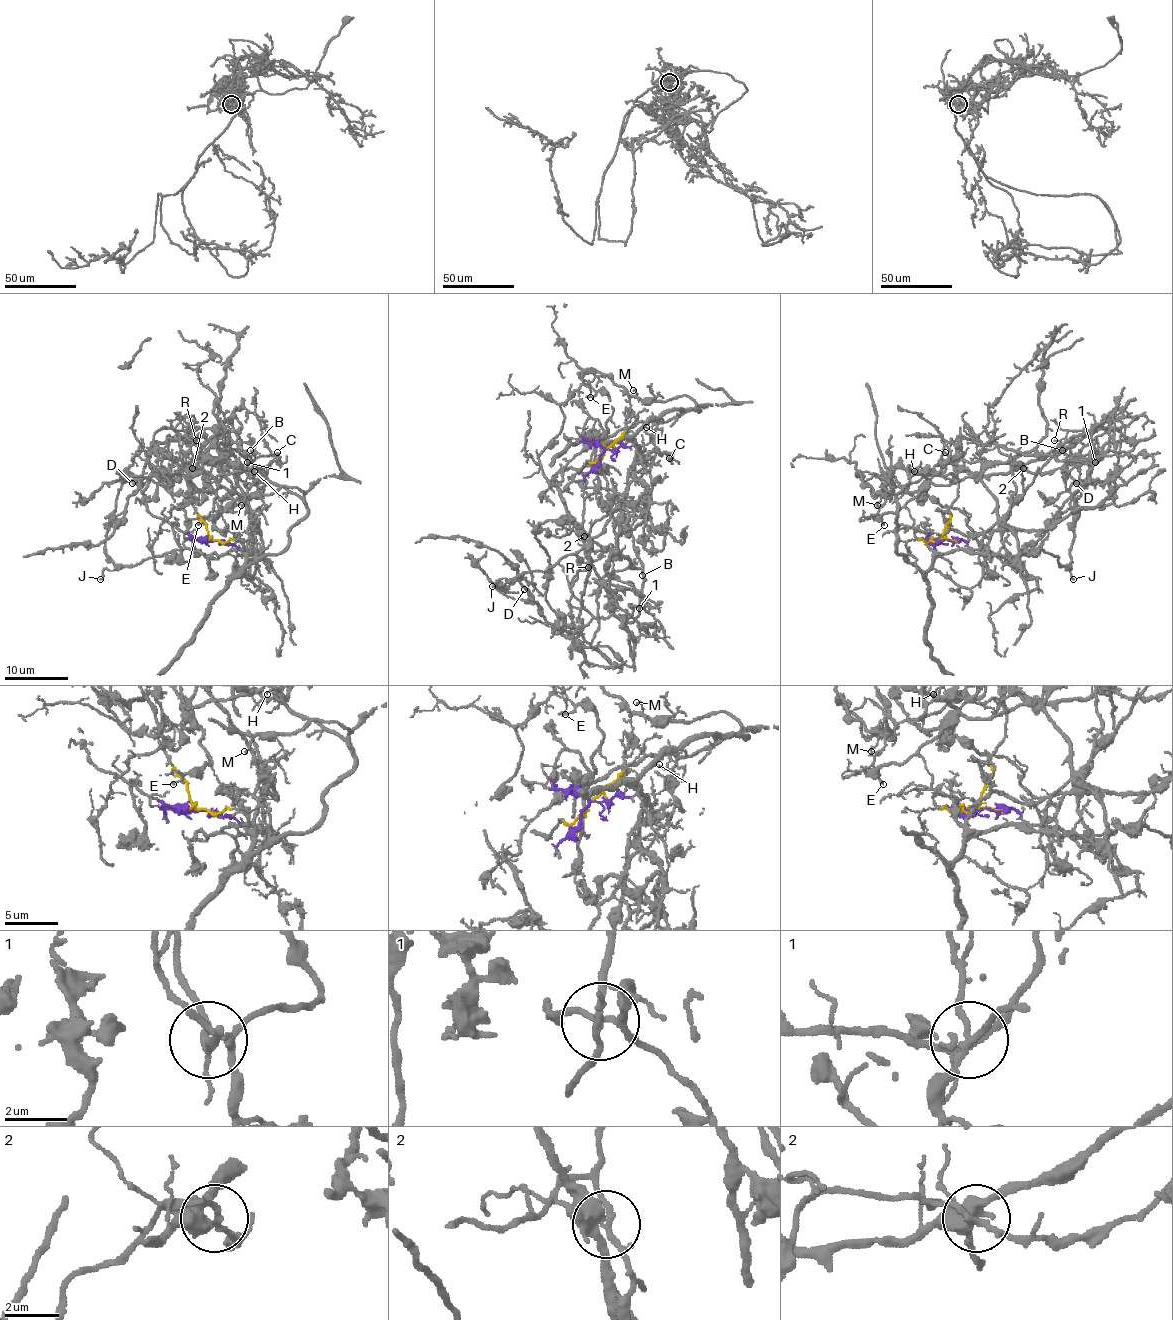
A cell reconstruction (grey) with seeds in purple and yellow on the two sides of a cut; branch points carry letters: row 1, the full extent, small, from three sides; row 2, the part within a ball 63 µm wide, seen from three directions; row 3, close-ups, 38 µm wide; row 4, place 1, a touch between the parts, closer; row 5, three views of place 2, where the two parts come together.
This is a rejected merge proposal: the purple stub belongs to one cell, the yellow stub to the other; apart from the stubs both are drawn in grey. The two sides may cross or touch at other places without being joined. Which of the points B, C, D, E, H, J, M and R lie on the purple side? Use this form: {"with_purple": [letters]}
{"with_purple": ["C", "E", "H", "J", "M", "R"]}

